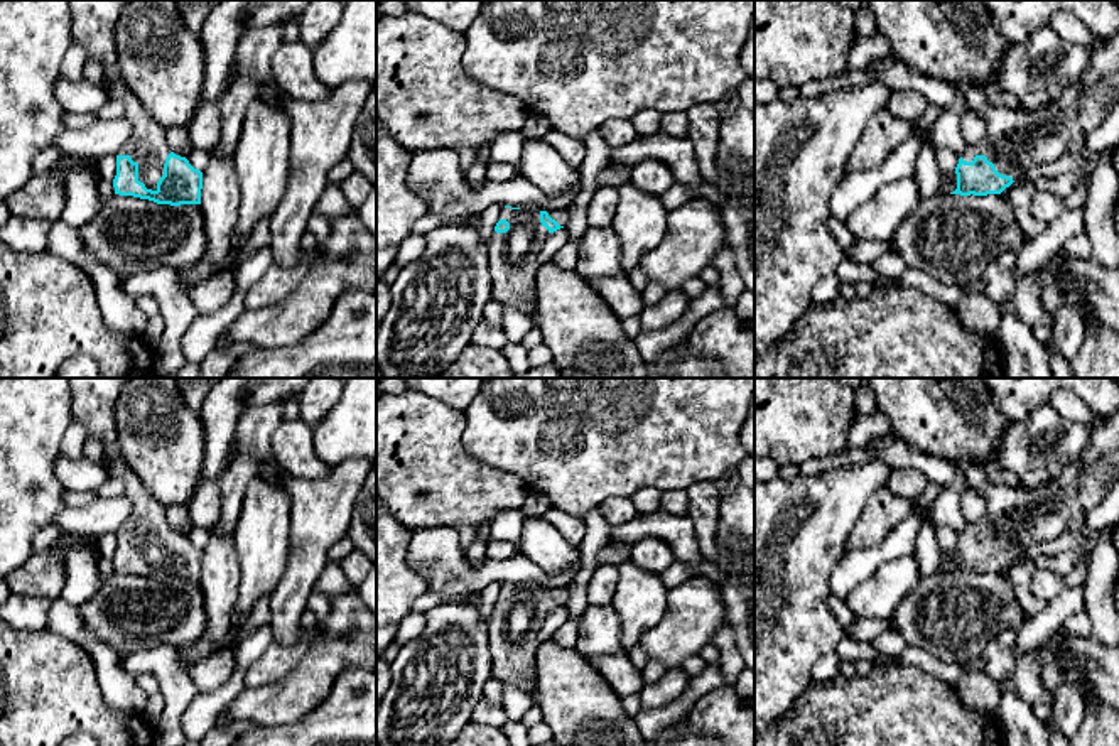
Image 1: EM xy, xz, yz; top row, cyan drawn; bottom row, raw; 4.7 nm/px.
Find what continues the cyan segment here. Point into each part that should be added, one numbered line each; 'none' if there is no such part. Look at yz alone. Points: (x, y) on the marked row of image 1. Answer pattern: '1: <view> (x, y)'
1: yz (1016, 139)

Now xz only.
1: xz (512, 257)

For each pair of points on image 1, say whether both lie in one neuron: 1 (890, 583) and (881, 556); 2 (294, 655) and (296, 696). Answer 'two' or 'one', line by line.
1: two
2: two

